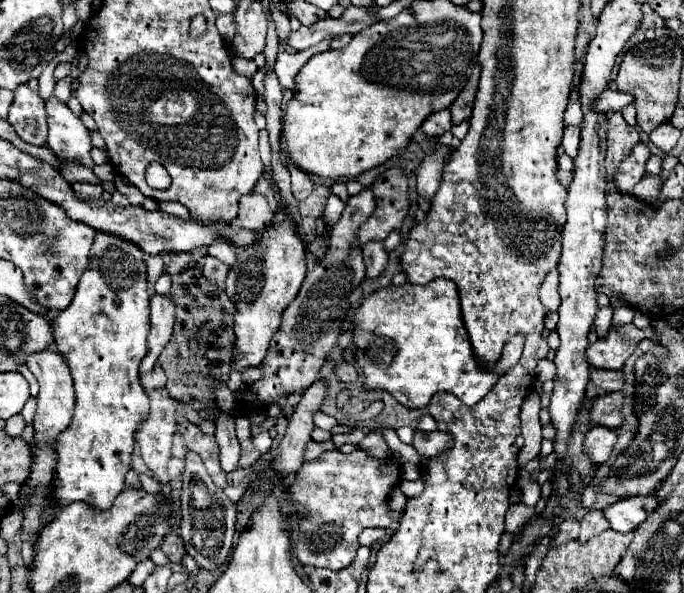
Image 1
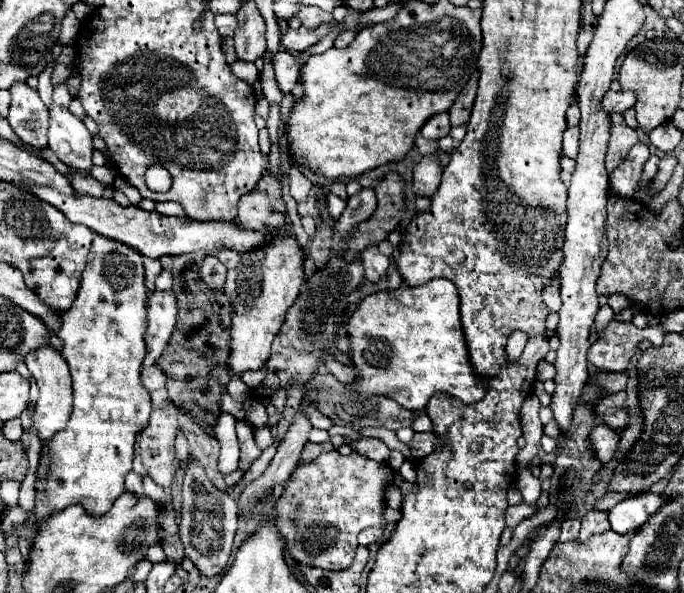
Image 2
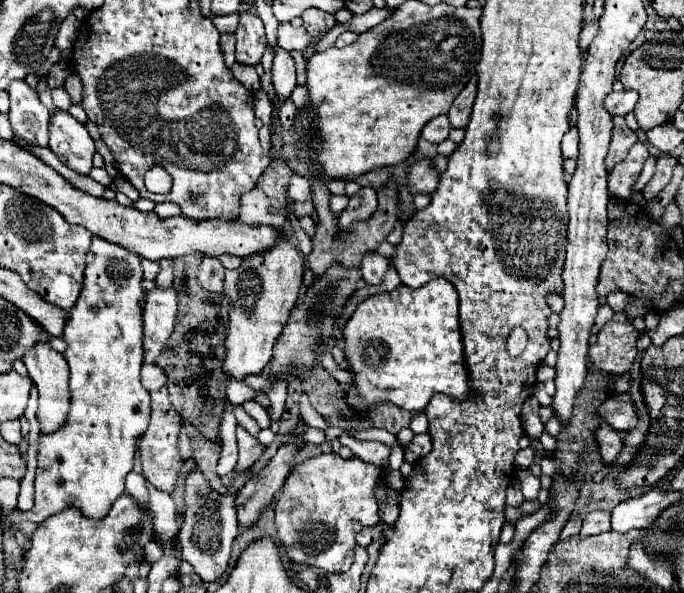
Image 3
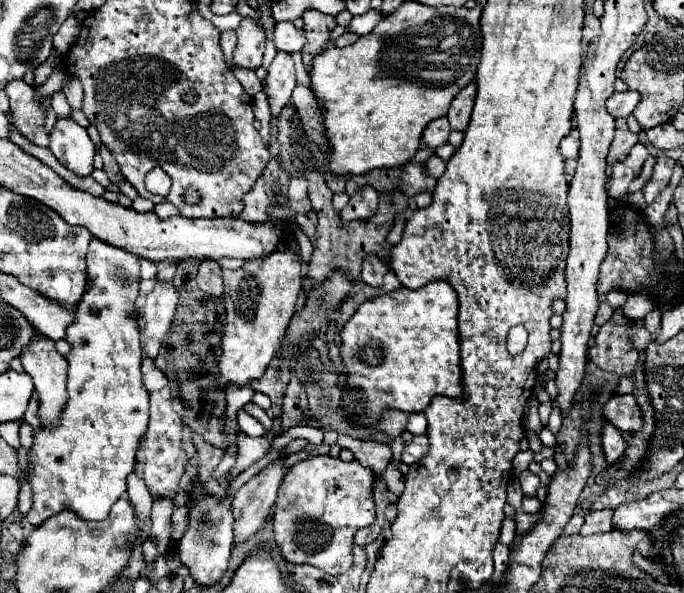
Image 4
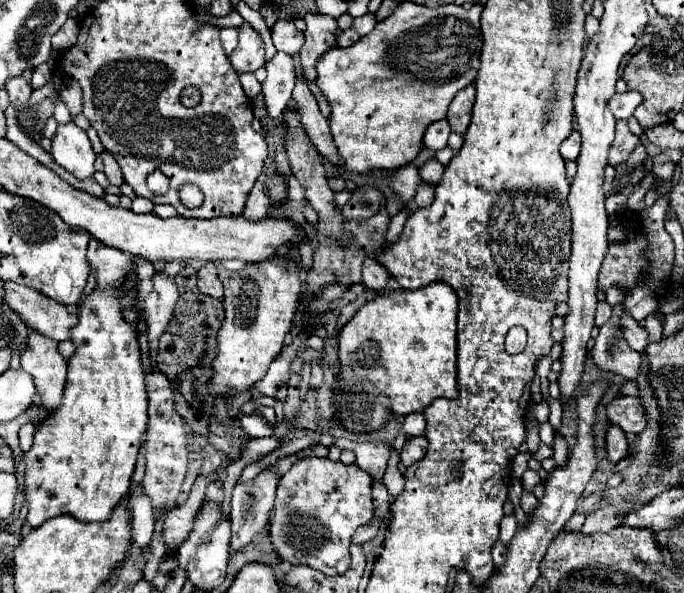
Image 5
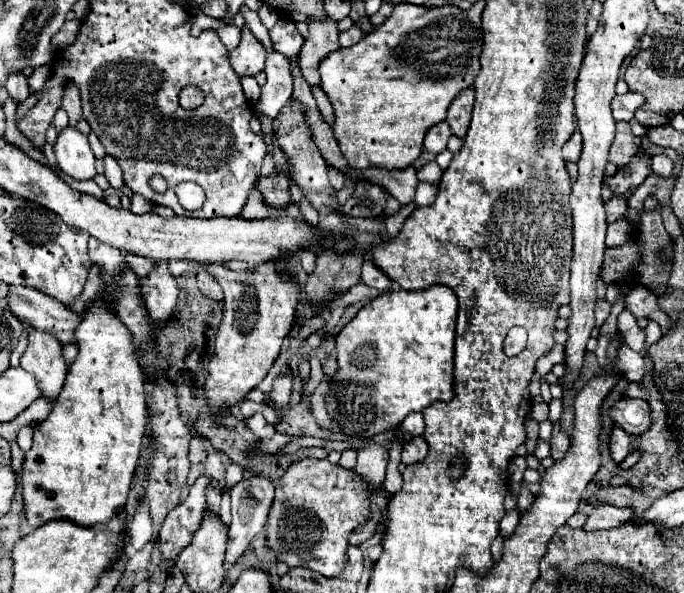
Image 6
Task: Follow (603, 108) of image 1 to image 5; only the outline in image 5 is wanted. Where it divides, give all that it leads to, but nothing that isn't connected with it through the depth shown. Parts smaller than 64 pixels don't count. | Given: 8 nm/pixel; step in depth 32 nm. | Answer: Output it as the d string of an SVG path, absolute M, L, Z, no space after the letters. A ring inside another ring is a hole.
M632 90L632 92L624 92L624 94L614 94L612 100L608 102L608 108L614 114L614 118L628 120L640 102L642 102L642 96Z

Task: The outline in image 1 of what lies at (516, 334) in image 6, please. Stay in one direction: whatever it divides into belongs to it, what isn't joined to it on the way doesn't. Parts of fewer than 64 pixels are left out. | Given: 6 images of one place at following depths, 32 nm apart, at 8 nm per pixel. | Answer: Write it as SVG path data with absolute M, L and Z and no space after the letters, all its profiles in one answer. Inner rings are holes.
M436 278L424 286L386 286L370 294L352 318L354 344L362 350L356 362L366 374L364 386L388 390L406 408L424 408L436 392L452 392L466 406L474 406L512 368L522 354L524 336L514 336L492 366L482 366L472 352L464 320L460 316L458 288L448 278Z

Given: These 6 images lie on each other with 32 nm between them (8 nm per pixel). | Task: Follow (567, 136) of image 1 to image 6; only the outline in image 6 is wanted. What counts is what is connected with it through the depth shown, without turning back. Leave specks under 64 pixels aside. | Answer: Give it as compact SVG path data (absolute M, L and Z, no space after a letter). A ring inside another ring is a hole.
M576 130L576 132L570 136L570 140L564 144L562 156L564 156L566 162L578 162L580 152L582 152L582 140L580 140L580 132Z

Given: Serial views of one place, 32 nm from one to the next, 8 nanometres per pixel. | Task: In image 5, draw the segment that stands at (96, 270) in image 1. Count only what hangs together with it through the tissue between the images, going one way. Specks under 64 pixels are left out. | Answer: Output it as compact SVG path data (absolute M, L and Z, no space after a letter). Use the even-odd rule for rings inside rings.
M92 238L88 246L88 264L92 274L96 276L96 288L80 304L78 324L70 328L70 340L76 346L76 352L68 360L64 402L50 420L42 422L36 428L34 444L26 452L24 486L30 502L28 524L32 528L64 512L76 516L82 522L108 520L112 508L120 500L124 500L130 490L130 476L134 472L136 454L148 426L148 392L144 388L144 376L140 366L138 332L130 322L124 320L122 304L126 296L134 298L138 294L136 284L130 290L122 288L128 276L136 276L136 262L132 260L132 254L120 252Z

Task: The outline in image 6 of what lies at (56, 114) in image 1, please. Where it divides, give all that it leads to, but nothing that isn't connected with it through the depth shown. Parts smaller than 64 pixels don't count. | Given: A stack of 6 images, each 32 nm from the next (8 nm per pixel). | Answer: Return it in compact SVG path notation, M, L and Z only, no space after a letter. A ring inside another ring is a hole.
M68 126L58 132L54 156L58 166L76 180L88 180L96 176L94 152L88 138L76 126Z

